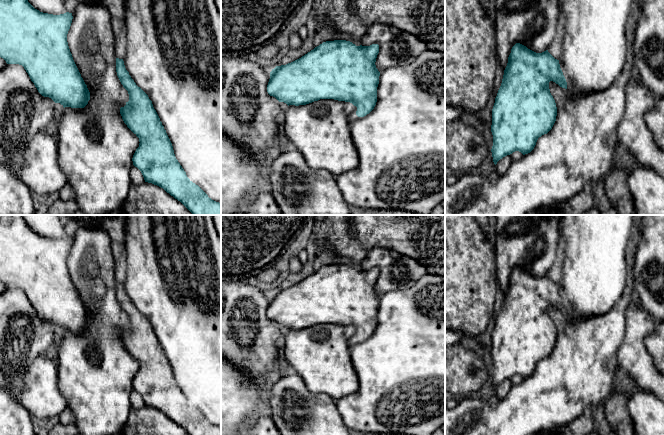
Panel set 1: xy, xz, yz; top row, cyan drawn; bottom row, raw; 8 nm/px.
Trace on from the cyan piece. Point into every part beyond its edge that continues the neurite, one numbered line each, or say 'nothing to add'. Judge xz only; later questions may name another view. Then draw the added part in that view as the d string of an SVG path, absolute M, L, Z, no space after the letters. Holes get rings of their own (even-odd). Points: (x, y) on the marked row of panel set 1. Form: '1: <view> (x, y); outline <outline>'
1: xz (352, 116); outline M354 106L354 110L348 115L349 122L362 118L356 115L356 111L357 111L357 107Z

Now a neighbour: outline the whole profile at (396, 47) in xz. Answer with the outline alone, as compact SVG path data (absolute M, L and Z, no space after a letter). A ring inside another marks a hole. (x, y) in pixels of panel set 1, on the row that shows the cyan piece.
M374 23L361 38L362 46L379 45L376 68L379 72L392 66L408 65L428 50L426 44L415 35L392 25Z

